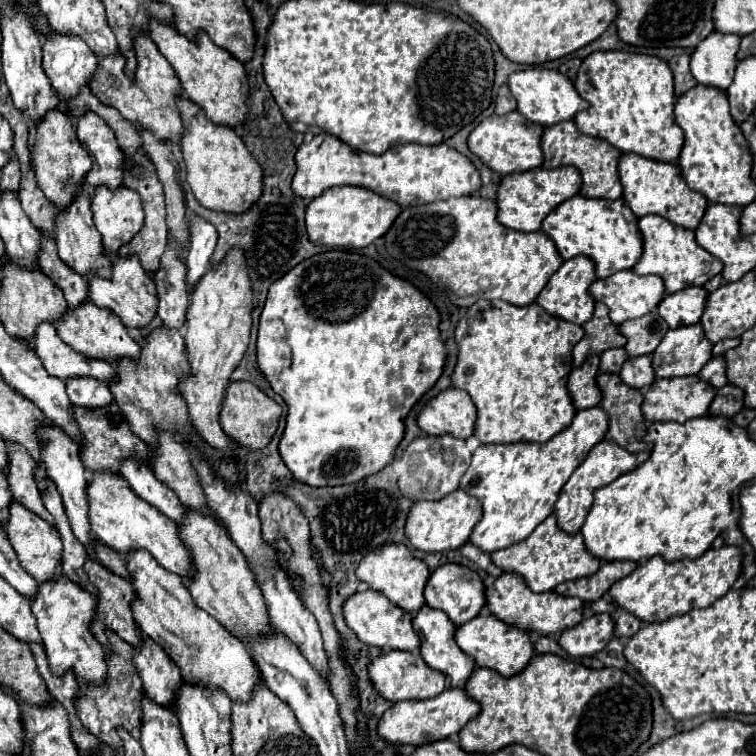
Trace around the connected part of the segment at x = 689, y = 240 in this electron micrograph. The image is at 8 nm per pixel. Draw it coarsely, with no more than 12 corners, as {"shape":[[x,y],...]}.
{"shape":[[658,215],[638,221],[638,275],[662,277],[666,293],[704,285],[722,263],[694,231]]}

